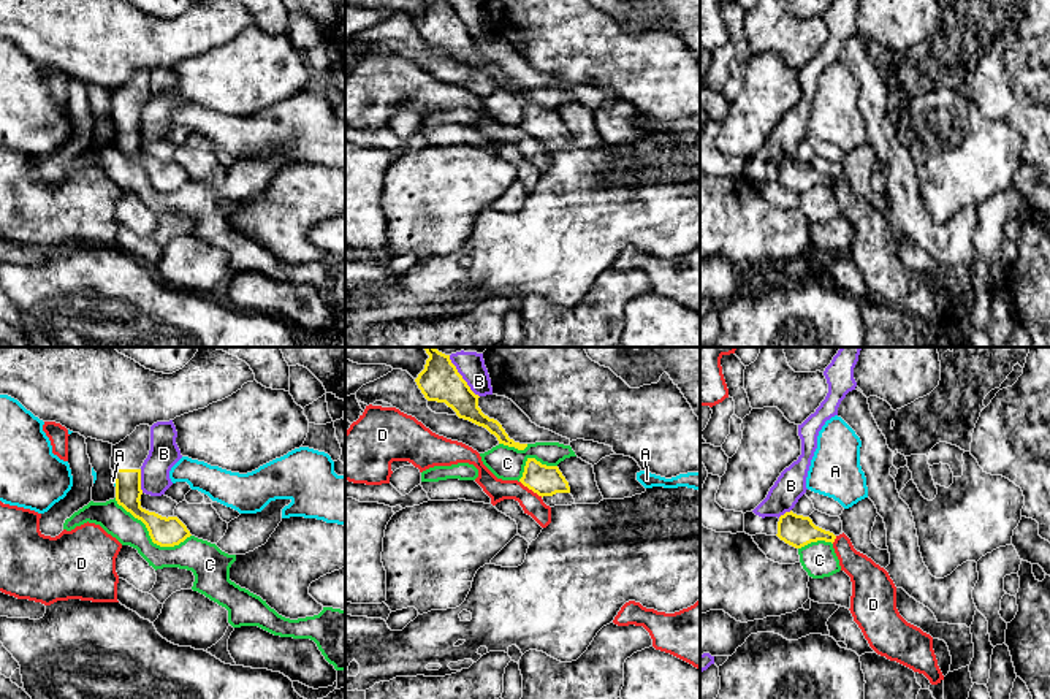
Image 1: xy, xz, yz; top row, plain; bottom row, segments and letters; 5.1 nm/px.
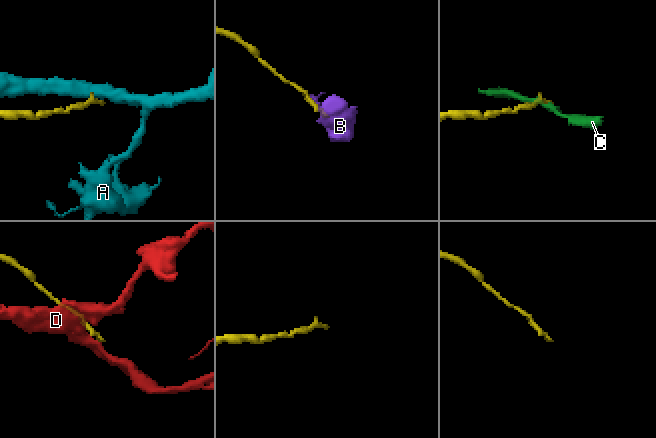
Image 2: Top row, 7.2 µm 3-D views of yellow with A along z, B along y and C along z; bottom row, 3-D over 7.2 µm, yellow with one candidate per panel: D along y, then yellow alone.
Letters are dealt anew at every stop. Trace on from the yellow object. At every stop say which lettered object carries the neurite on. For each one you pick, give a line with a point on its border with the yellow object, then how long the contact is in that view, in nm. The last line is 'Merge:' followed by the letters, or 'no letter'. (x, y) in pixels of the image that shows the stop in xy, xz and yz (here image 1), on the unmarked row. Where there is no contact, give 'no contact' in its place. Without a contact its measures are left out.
Merge: no letter

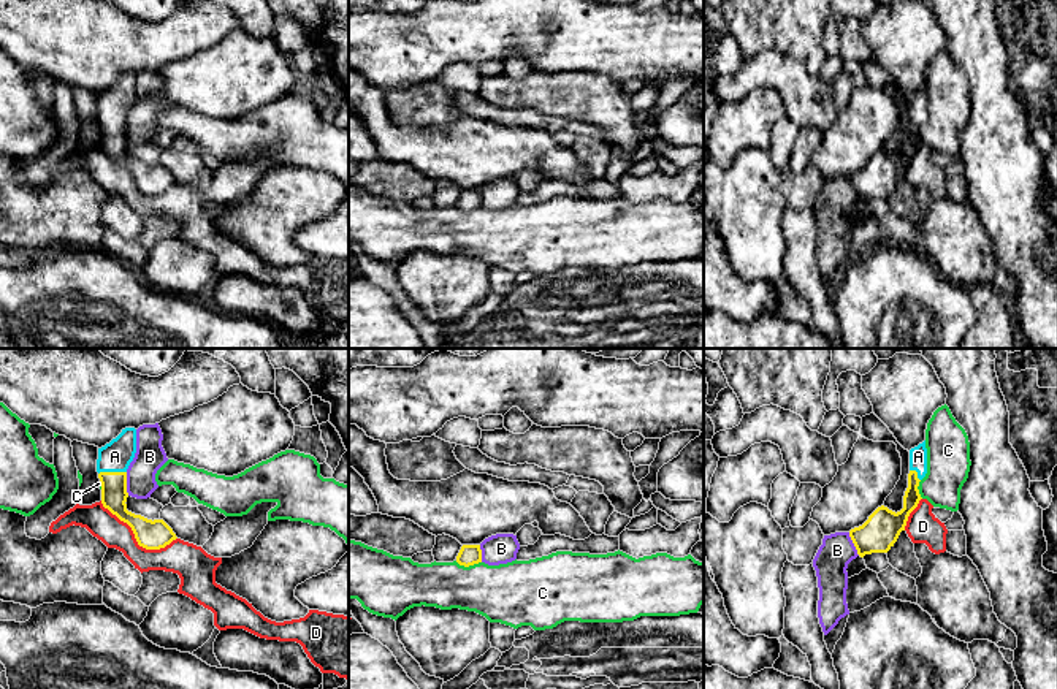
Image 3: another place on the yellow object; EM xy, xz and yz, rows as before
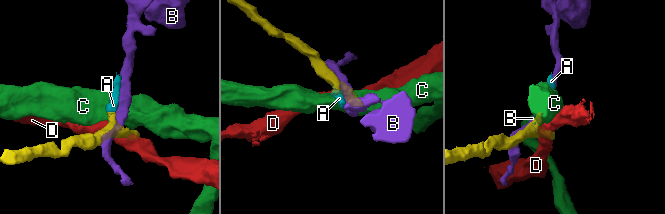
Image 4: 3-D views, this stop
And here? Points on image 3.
A: meets yellow in xy at (111, 118); contact 140 nm long
Merge: A

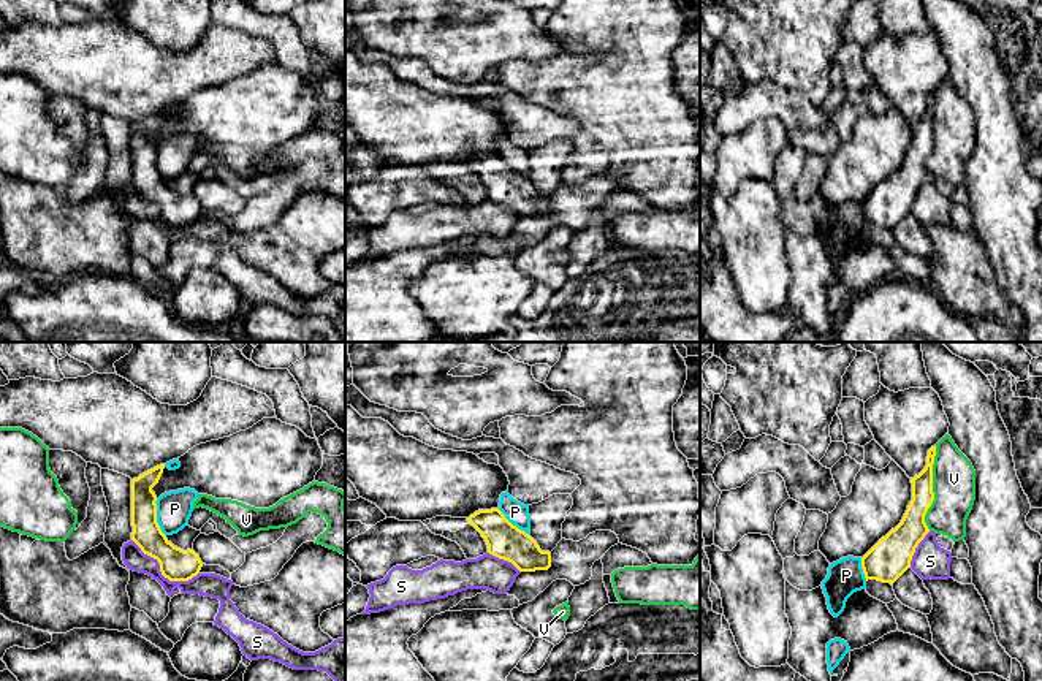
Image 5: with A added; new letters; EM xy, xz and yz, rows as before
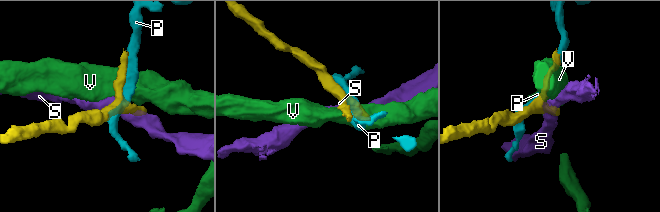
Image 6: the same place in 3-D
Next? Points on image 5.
Merge: no letter

